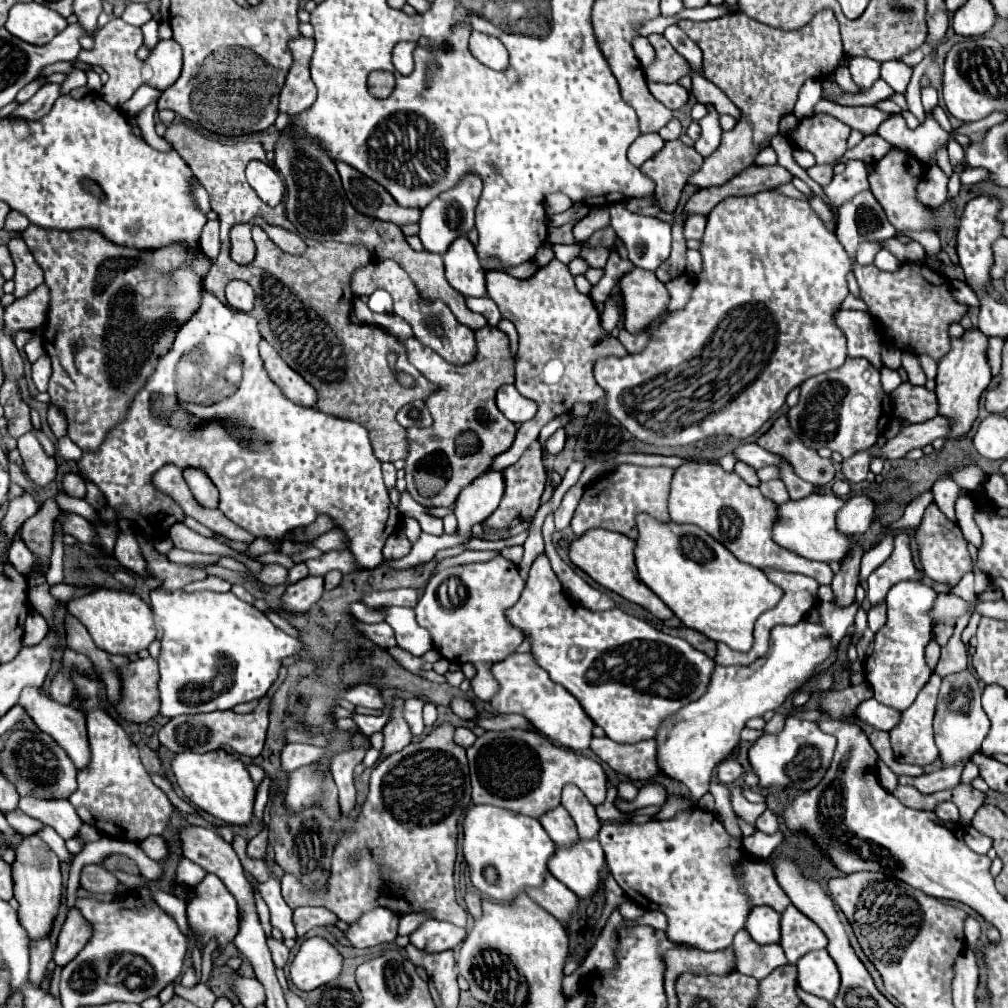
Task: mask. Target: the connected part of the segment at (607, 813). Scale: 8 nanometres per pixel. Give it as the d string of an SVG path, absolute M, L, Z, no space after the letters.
M606 782L607 796L606 800L596 807L596 813L602 821L611 821L623 817L623 814L614 806L618 794L612 782Z

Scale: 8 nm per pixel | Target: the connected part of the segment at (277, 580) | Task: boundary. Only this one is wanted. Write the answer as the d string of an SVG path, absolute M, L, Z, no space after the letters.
M268 564L260 574L256 574L256 578L262 580L264 584L284 584L288 578L288 568L280 564Z

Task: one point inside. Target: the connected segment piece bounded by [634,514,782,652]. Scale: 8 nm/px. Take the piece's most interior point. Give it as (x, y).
(711, 591)

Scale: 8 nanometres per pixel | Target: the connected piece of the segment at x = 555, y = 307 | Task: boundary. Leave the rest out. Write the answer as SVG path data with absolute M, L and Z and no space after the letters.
M556 258L526 280L500 270L490 270L486 274L486 288L502 316L512 320L518 330L514 384L522 396L538 404L538 414L518 428L514 444L492 460L492 470L504 470L514 464L534 440L538 440L538 432L544 424L562 414L570 414L572 406L578 402L596 402L604 398L604 388L594 380L596 360L606 356L622 358L628 352L618 338L604 332L596 304L590 296L576 290L568 266Z

